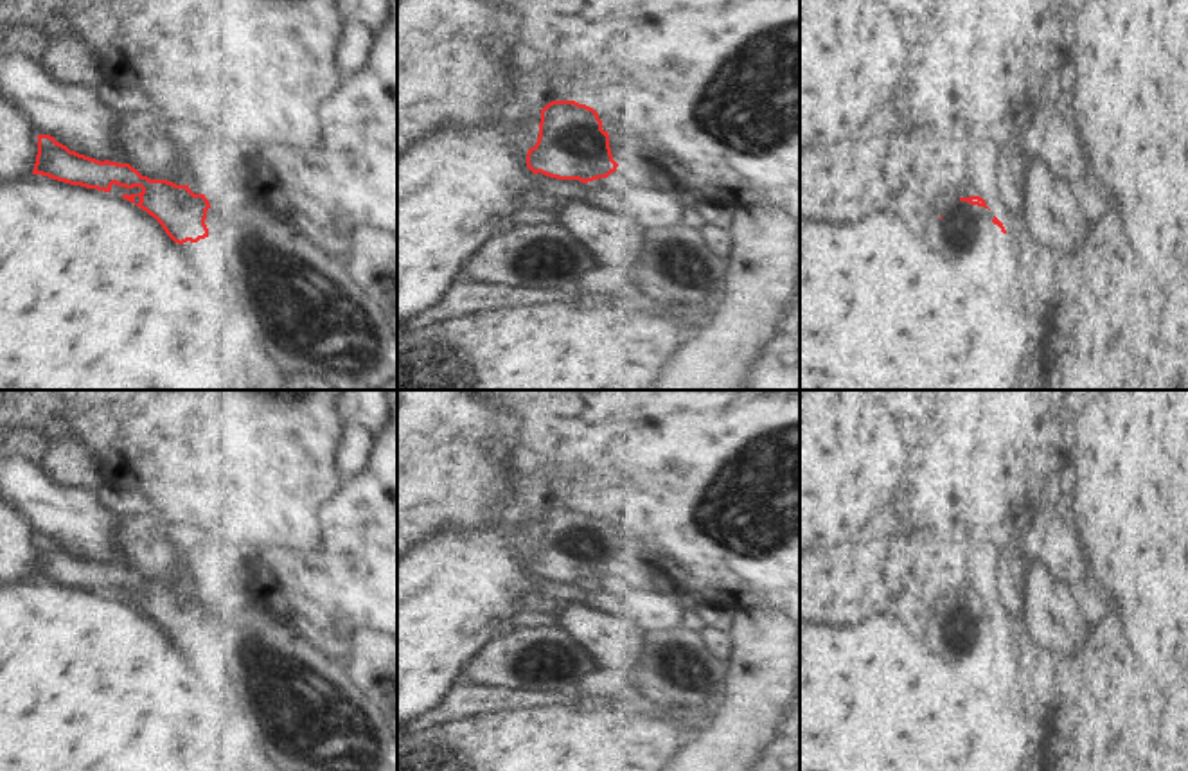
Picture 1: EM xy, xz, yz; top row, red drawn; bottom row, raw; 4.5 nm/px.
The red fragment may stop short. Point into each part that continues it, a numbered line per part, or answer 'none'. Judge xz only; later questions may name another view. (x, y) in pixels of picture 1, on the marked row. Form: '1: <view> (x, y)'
1: xz (637, 155).

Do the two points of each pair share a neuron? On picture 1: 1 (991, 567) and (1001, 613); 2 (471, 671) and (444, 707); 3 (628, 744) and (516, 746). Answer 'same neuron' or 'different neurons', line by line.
1: same neuron
2: different neurons
3: same neuron

